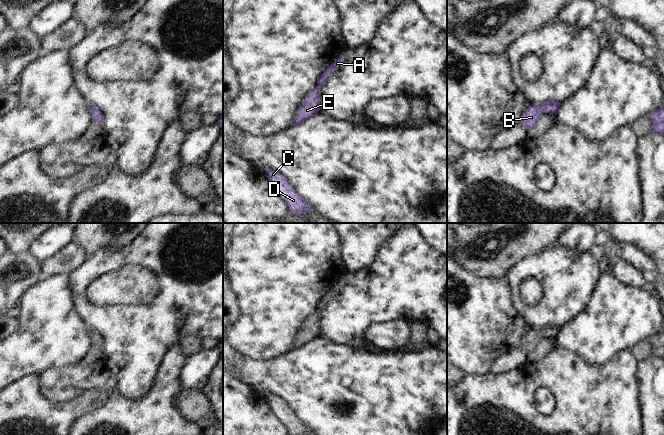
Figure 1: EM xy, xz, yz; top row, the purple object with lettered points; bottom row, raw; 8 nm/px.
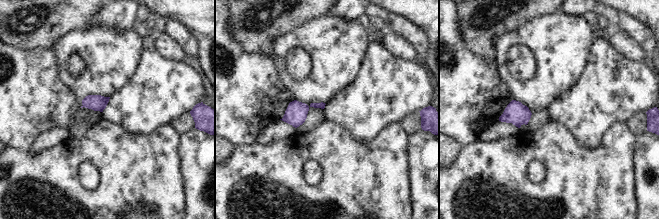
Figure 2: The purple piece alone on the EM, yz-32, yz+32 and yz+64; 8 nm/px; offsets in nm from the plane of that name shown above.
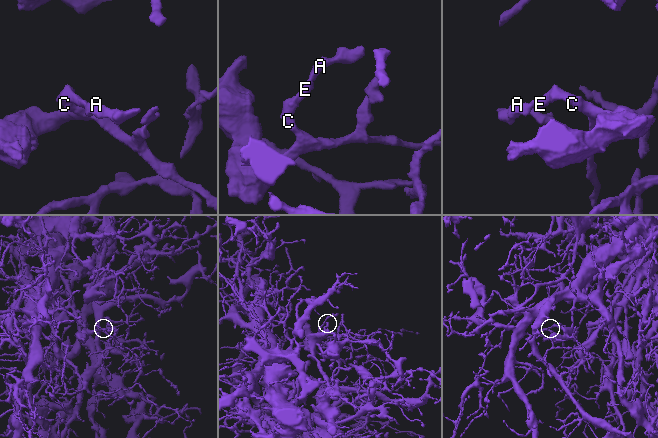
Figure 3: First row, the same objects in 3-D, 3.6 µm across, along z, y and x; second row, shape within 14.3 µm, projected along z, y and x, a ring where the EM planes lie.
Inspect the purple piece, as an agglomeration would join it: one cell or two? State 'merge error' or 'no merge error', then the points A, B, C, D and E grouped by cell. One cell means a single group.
no merge error; groups A B C D E

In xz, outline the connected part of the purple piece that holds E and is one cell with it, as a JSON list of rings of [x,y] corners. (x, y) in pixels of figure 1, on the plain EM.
[[[341,278],[320,300],[316,312],[310,316],[303,329],[301,330],[292,351],[303,348],[307,343],[315,340],[320,335],[321,318],[318,314],[322,308],[336,295],[336,293],[344,287],[344,280]]]

